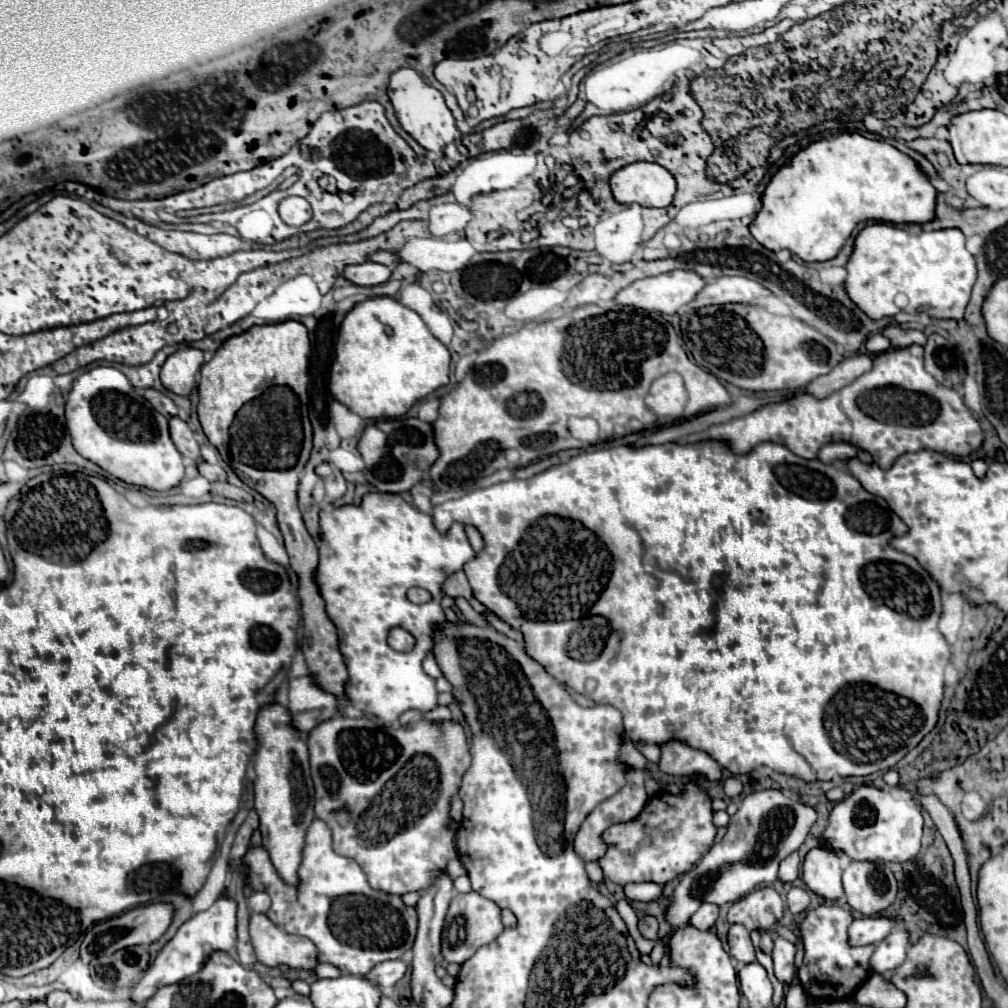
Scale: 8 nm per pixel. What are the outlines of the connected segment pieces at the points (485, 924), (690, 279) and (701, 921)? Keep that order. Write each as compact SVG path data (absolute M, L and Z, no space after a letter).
M475 891L471 893L457 893L449 905L445 927L443 927L443 957L449 963L465 963L479 947L491 943L497 939L503 931L503 921L501 921L501 909L497 903L477 895Z
M669 271L663 275L633 281L629 287L617 293L615 303L673 315L683 305L687 305L697 295L697 291L703 289L703 285L705 279L697 277L691 271Z
M703 903L703 905L693 913L693 917L691 917L689 923L691 923L693 927L701 929L701 931L707 931L707 929L711 929L711 927L715 925L717 913L719 913L717 905L713 905L713 903Z

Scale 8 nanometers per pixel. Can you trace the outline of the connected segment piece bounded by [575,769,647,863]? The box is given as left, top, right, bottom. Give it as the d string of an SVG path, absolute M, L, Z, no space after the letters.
M629 769L629 771L627 771L627 783L625 783L625 787L623 787L617 795L613 795L613 797L609 797L607 801L599 803L599 805L593 809L593 813L583 821L581 829L579 829L577 835L575 835L575 851L577 851L577 855L579 855L585 863L603 859L605 851L607 851L609 847L613 847L613 845L609 845L609 843L603 841L603 833L605 833L611 825L633 821L633 819L637 819L637 815L643 811L643 807L645 807L645 803L647 803L647 795L645 795L645 785L643 785L643 783L645 783L645 773L639 771L639 769Z

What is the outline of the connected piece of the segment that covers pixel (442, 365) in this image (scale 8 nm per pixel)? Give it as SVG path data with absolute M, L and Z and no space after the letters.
M373 297L357 303L341 323L335 345L335 361L331 365L329 391L339 403L363 419L401 417L413 407L413 403L449 383L449 363L451 357L447 347L433 337L415 311L393 297Z

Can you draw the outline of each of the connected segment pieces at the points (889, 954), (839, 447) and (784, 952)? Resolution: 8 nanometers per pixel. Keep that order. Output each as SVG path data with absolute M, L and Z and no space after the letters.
M891 931L881 943L875 945L875 951L869 959L873 973L885 975L903 963L905 951L909 947L907 937L909 935L905 931Z
M827 443L821 447L819 451L819 459L823 463L831 463L831 461L845 461L849 457L857 455L857 447L851 443Z
M775 937L773 939L773 967L775 967L775 977L781 983L791 983L793 979L793 967L795 967L795 947L785 941L783 937Z

